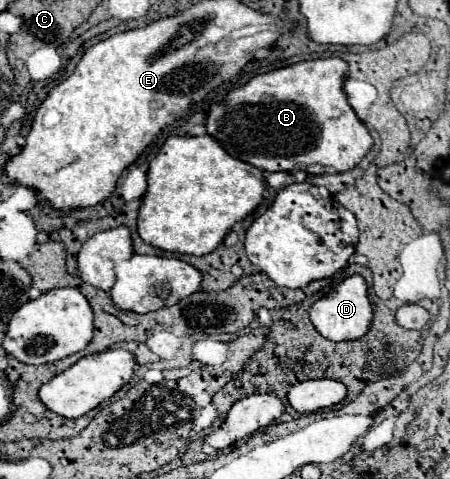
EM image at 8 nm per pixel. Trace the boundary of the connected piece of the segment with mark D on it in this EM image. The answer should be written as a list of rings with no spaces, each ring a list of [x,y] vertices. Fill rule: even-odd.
[[[351,275],[343,283],[335,287],[335,291],[329,297],[319,299],[311,307],[311,321],[315,329],[329,341],[353,341],[361,339],[371,325],[373,319],[373,309],[367,297],[367,283],[361,275]]]

